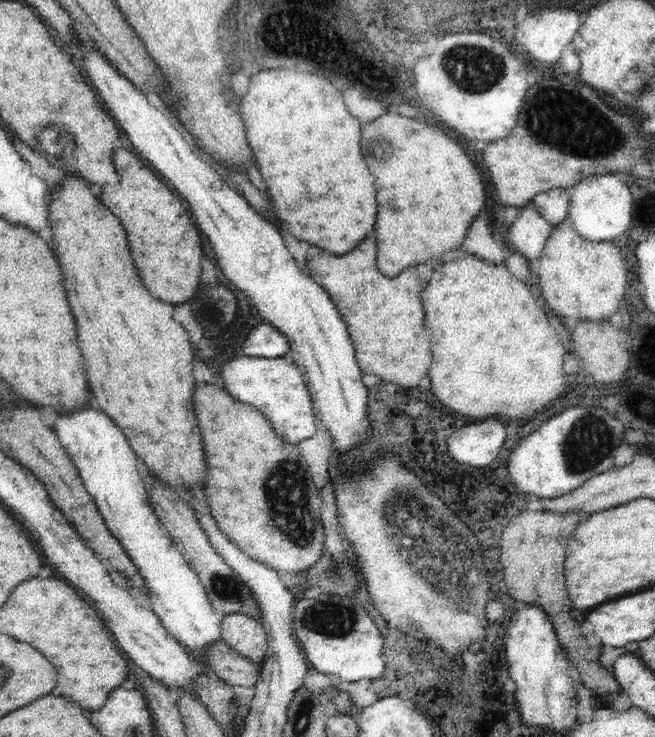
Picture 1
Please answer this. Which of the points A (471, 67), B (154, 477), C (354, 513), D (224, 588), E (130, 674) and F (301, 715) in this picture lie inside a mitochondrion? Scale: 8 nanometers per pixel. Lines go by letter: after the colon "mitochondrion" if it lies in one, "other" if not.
A: mitochondrion
B: other
C: other
D: mitochondrion
E: other
F: mitochondrion

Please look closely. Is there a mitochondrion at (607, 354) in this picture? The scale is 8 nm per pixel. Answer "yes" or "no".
no

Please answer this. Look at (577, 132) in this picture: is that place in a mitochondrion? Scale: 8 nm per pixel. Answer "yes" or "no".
yes

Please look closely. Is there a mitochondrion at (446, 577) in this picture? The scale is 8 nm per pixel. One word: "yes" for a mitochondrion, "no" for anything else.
yes

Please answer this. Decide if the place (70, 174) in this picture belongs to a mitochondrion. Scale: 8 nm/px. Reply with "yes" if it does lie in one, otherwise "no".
no

